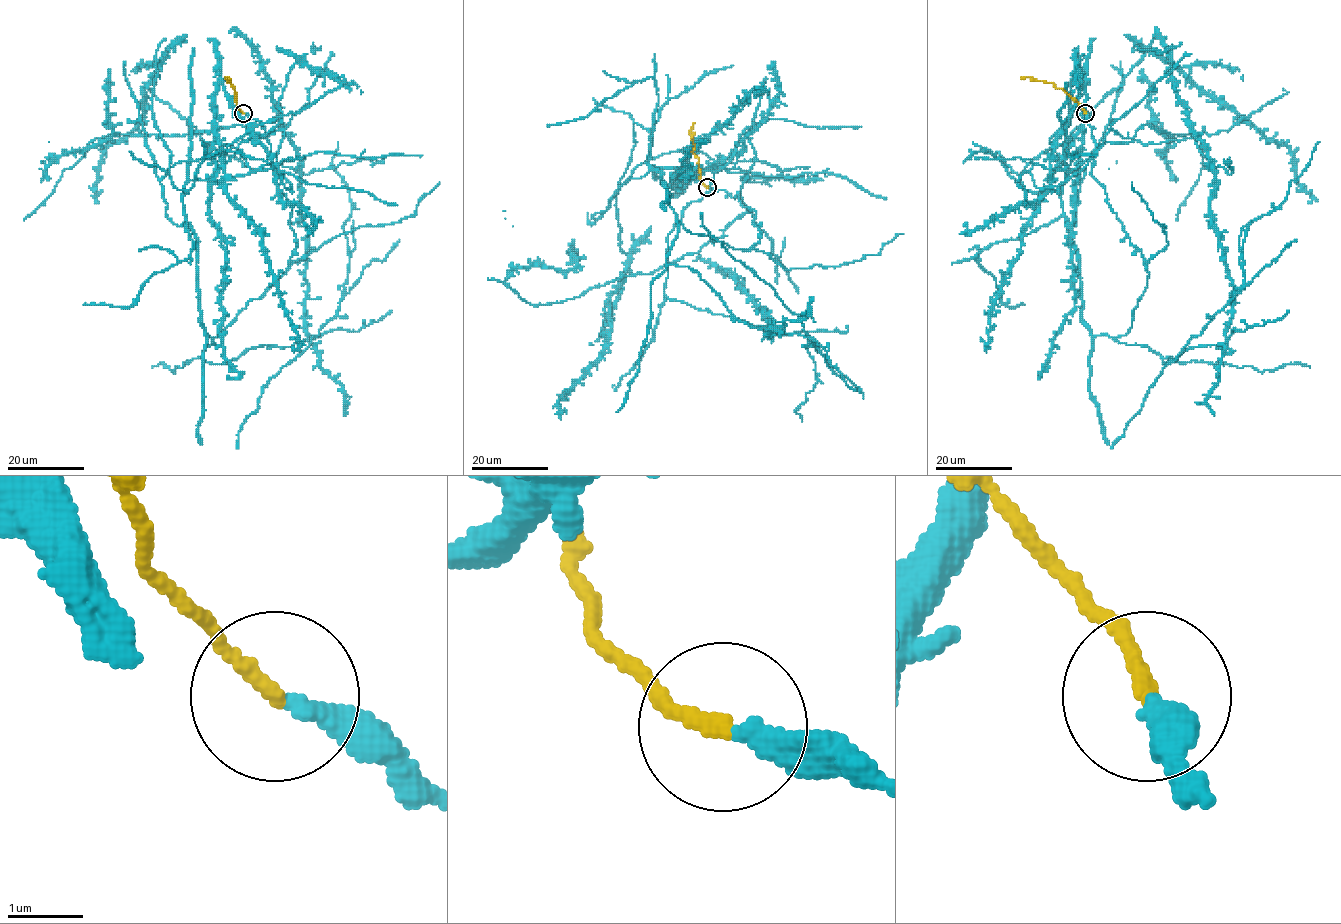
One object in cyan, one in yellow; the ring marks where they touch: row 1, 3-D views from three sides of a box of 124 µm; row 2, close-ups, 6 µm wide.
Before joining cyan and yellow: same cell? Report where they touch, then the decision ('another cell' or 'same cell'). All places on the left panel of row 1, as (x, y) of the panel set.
(243, 113) | same cell

